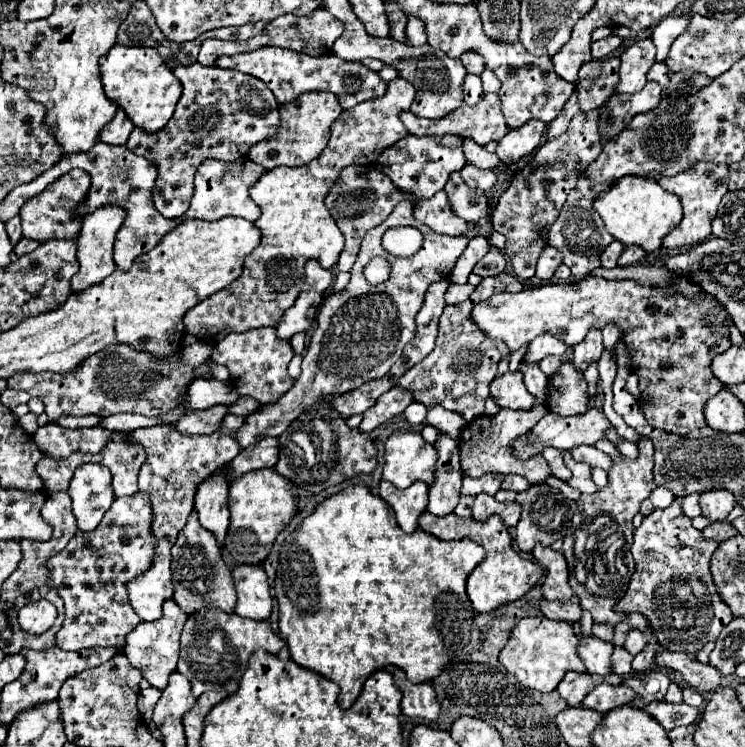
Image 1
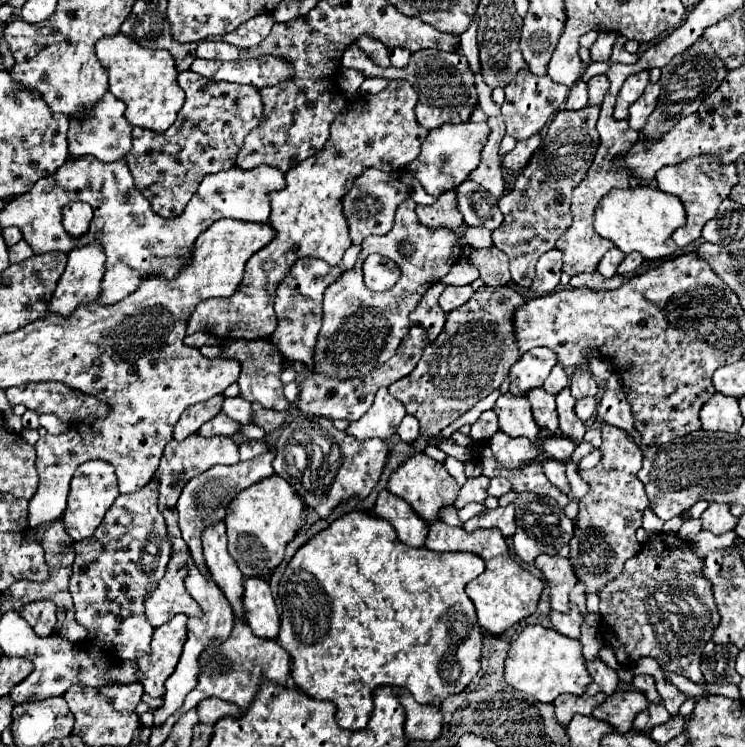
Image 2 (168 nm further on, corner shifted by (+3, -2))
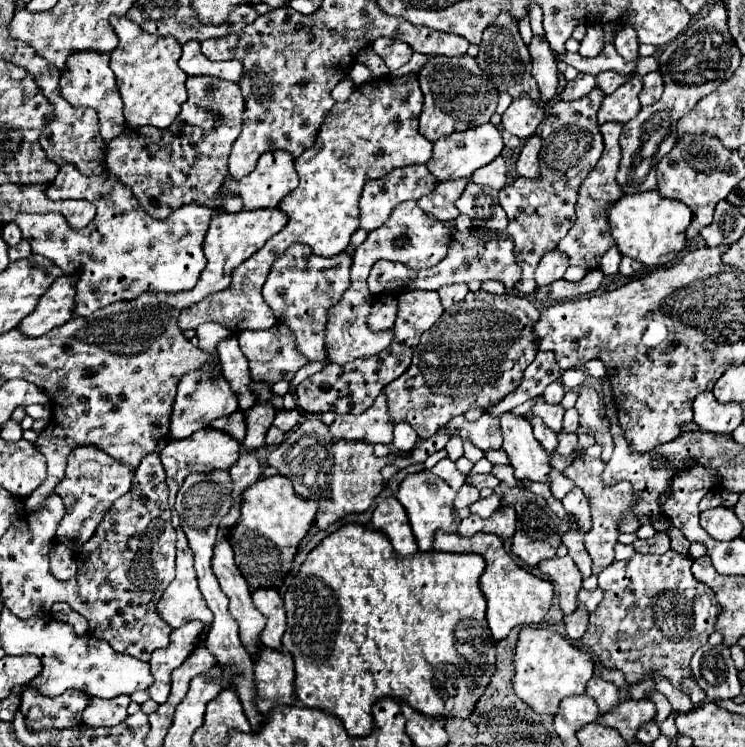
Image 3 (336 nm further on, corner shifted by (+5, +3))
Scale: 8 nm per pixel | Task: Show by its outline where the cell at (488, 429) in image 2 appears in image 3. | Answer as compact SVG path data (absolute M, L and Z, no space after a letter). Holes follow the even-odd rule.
M539 352L535 356L535 360L527 366L527 370L523 374L523 380L519 382L515 394L509 394L503 402L499 402L499 406L492 406L489 414L501 416L501 414L513 410L519 404L541 396L551 382L561 378L561 374L563 372L561 372L561 368L559 368L559 364L555 360L555 354Z

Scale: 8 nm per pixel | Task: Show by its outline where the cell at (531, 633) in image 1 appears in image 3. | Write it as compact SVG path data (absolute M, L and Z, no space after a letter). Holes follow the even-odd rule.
M531 626L521 628L515 652L513 690L537 714L555 716L559 712L559 702L565 696L585 694L585 686L593 678L593 674L595 664L591 654L579 650L561 634L545 628L531 628Z

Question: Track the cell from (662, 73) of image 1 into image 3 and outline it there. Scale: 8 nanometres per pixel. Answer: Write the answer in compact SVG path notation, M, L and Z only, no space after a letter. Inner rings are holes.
M651 56L651 58L639 58L635 72L637 72L639 76L645 76L647 72L653 72L653 70L657 70L657 68L659 68L659 64L657 64L657 58L655 58L655 56Z

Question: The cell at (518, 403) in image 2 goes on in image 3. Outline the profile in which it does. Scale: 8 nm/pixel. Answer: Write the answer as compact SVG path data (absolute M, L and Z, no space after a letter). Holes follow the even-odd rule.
M503 414L501 416L501 432L503 432L503 450L509 456L509 464L515 470L515 478L525 482L549 482L549 452L535 442L531 424L521 418Z

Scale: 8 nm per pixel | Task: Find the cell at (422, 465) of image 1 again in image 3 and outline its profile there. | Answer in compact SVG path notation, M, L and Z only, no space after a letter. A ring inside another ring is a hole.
M429 470L419 472L419 474L411 474L403 480L399 492L397 492L397 500L403 504L403 508L407 510L409 516L409 524L413 528L413 536L417 540L419 550L427 552L433 548L433 538L437 530L449 532L449 534L457 534L457 528L461 524L461 518L453 506L453 498L455 492L435 474L431 474Z

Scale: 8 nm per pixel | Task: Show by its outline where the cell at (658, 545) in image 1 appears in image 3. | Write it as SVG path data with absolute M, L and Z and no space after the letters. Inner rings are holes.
M669 550L661 556L651 554L635 554L631 560L613 562L599 574L599 586L605 590L603 600L595 608L589 618L589 630L581 638L581 644L587 652L601 660L605 668L617 668L625 674L629 684L639 684L653 672L665 676L675 688L683 690L695 706L705 702L705 692L697 686L693 672L689 668L689 660L699 646L707 642L707 638L715 632L715 620L719 616L719 606L713 598L713 592L707 584L695 580L691 574L693 560L689 556L677 554Z

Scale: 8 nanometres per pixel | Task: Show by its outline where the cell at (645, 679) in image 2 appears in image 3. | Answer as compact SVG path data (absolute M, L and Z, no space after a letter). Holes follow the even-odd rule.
M653 692L653 694L651 694L651 700L653 700L653 704L657 706L657 720L659 720L659 722L667 720L667 718L673 714L671 704L669 704L659 692Z

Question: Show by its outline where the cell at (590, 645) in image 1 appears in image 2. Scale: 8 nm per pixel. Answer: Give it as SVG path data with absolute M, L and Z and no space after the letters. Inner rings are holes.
M599 657L593 661L587 661L587 671L593 677L593 683L587 687L589 695L595 695L599 691L613 695L619 685L619 675L615 669L611 669L607 663L603 663Z

